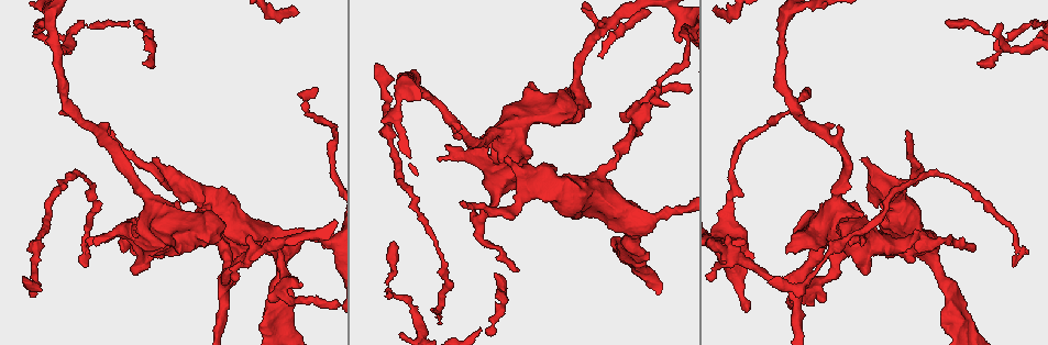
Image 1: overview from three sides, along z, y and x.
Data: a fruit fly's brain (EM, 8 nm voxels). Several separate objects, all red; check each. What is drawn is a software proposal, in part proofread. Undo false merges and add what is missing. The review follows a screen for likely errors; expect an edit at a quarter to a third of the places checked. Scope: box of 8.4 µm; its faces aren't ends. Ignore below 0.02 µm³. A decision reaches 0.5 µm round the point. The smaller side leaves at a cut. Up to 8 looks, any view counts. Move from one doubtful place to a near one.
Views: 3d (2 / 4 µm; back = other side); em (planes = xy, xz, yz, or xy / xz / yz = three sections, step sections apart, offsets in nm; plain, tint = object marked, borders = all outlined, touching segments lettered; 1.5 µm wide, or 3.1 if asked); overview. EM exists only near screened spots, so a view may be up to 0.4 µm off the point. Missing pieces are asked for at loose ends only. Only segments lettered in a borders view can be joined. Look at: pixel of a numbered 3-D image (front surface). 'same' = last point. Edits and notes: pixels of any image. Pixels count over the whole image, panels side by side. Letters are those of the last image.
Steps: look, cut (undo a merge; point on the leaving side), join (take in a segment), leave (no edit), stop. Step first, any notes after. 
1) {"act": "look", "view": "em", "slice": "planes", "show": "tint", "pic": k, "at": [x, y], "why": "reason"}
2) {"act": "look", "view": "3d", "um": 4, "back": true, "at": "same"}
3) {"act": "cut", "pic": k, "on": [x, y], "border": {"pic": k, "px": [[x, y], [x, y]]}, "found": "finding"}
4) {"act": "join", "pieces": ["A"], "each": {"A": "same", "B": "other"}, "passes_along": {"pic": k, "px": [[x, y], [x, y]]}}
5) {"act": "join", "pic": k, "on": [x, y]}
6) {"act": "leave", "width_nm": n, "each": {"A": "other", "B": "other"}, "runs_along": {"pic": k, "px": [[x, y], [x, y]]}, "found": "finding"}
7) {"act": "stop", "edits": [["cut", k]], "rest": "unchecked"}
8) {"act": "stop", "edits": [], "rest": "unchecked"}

{"act": "look", "view": "em", "slice": "yz", "step": 8, "show": "tint", "pic": 1, "at": [37, 32], "why": "sharp bend"}

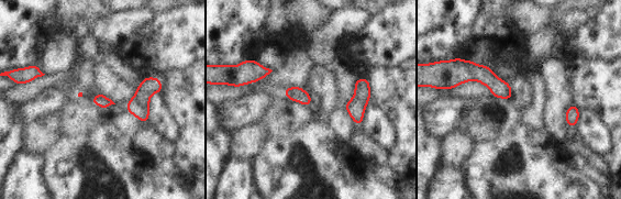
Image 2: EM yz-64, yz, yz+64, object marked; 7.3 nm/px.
{"act": "look", "view": "em", "slice": "planes", "show": "tint", "at": "same", "why": "cut it another way"}

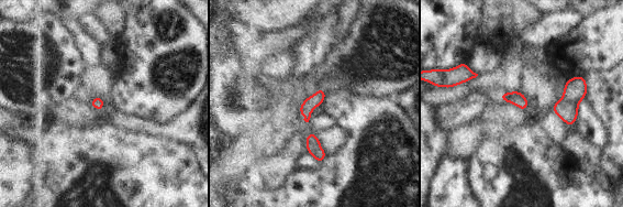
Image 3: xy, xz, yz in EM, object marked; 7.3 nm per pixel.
{"act": "look", "view": "em", "slice": "planes", "show": "borders", "at": "same", "why": "see the neighbours"}

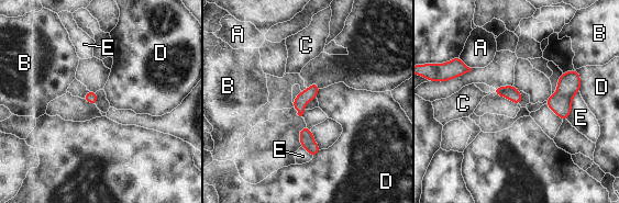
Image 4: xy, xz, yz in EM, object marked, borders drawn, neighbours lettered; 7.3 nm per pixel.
{"act": "leave", "width_nm": 80, "each": {"A": "other", "B": "other", "C": "other", "D": "other", "E": "other"}, "border": {"pic": 4, "px": [[575, 69], [579, 76], [579, 91]]}, "found": "all the same neuron"}

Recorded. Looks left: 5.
{"act": "look", "view": "3d", "um": 4, "pic": 1, "at": [591, 216], "why": "free end"}

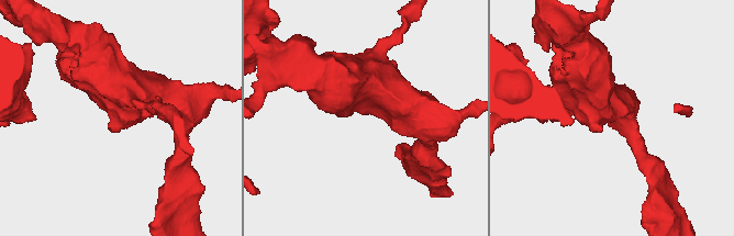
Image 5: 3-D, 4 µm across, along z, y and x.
{"act": "look", "view": "em", "slice": "planes", "show": "borders", "pic": 5, "at": [612, 115]}

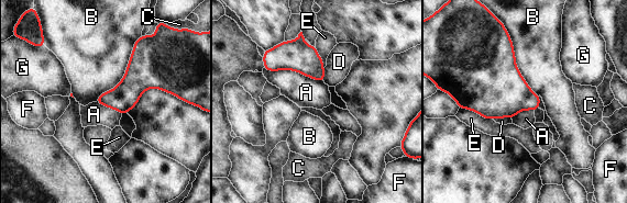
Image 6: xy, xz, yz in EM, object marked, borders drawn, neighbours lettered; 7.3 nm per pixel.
{"act": "leave", "each": {"A": "other", "B": "other", "C": "other", "D": "other", "E": "other", "F": "other", "G": "other"}, "border": {"pic": 6, "px": [[263, 67], [296, 70], [323, 82]]}, "found": "no lettered segment goes on from it"}

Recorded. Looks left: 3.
{"act": "look", "view": "3d", "um": 4, "pic": 1, "at": [85, 264], "why": "an open end"}

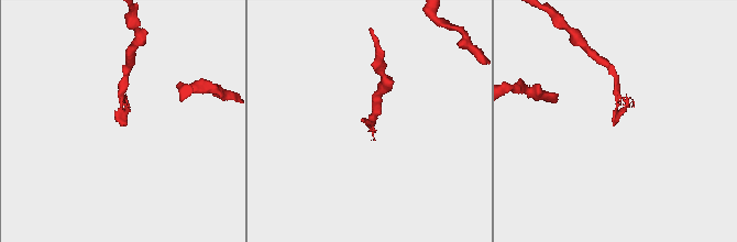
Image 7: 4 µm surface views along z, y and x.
{"act": "look", "view": "em", "slice": "xy", "step": 8, "show": "plain", "pic": 7, "at": [122, 125]}

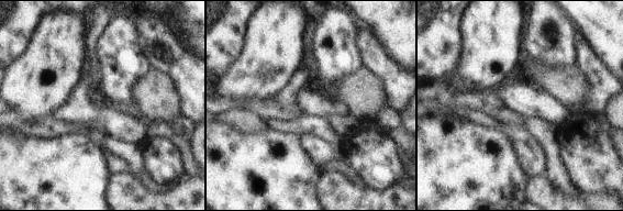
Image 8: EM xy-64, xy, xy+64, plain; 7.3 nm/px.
{"act": "look", "view": "em", "slice": "xy", "step": 8, "show": "borders", "at": "same"}

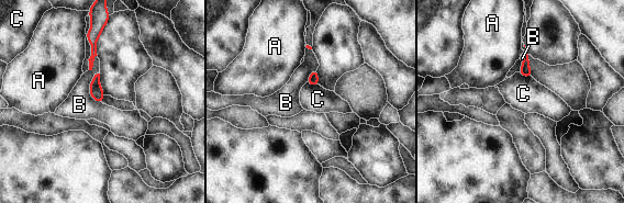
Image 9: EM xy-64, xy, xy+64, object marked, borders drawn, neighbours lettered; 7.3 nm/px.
{"act": "join", "pieces": ["B"], "width_nm": 100, "each": {"A": "other", "B": "same", "C": "other"}, "passes_along": {"pic": 9, "px": [[97, 93], [89, 90], [79, 104]]}, "found": "the neuron continues"}

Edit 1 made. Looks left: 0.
{"act": "stop", "edits": [["join", 9]], "rest": "unchecked"}

